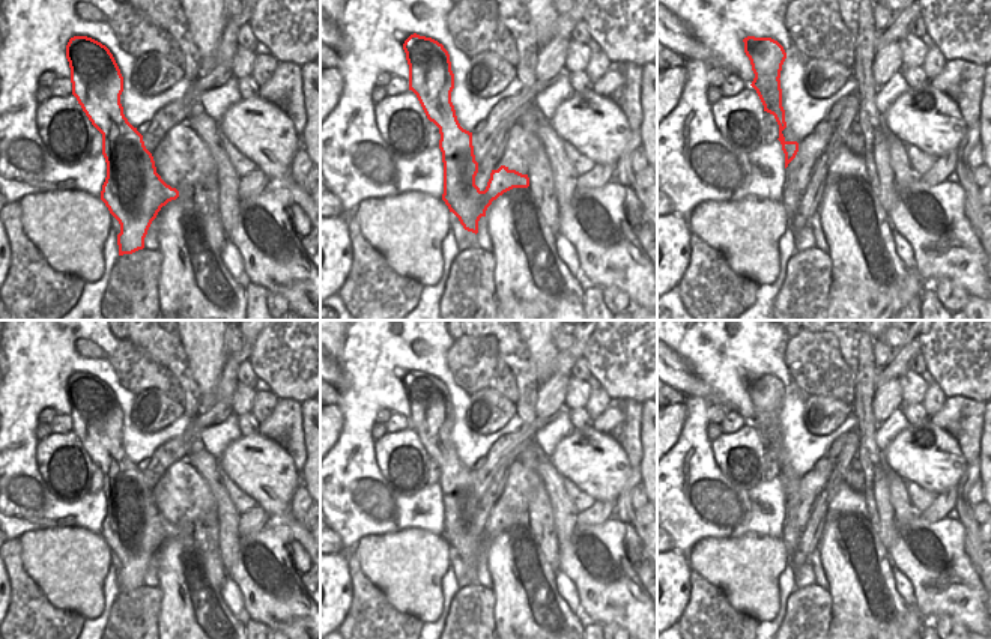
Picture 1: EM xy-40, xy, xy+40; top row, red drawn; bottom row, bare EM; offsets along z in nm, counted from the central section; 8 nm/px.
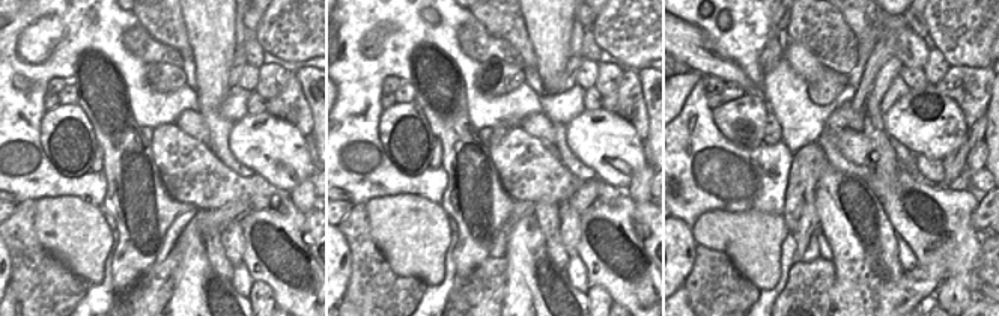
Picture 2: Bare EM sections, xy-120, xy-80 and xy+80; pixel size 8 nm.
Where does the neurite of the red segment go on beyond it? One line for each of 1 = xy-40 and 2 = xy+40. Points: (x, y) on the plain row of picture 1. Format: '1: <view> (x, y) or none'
1: none
2: none

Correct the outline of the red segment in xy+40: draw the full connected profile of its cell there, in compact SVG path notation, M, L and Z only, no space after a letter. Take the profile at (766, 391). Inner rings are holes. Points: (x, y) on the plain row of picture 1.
M747 373L743 376L744 389L750 397L755 415L752 424L756 427L764 448L774 453L779 462L779 478L785 490L785 505L799 489L797 478L786 478L782 468L786 465L785 447L782 444L780 407L786 395L783 383L771 374Z

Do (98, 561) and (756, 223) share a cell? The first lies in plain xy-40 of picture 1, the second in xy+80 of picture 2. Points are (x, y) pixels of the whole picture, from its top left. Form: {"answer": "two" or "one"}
{"answer": "one"}

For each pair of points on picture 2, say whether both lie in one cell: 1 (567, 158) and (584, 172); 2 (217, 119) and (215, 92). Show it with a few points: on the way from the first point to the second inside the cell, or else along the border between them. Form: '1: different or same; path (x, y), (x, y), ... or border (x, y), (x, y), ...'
1: same; path (572, 163), (579, 170)
2: same; path (214, 113), (214, 98)

